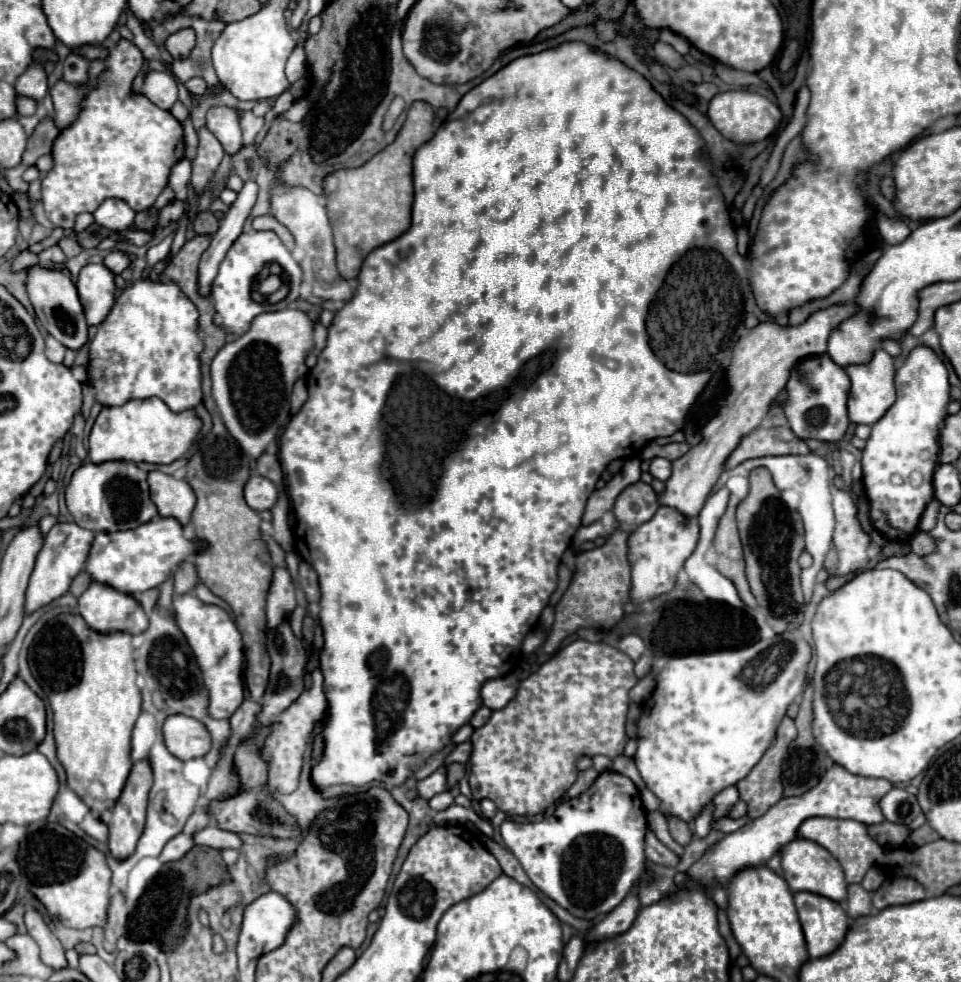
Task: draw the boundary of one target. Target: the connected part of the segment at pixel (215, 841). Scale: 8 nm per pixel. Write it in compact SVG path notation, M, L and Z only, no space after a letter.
M208 826L200 832L194 832L194 844L202 844L202 846L210 846L216 850L222 848L240 848L240 838L234 832L226 832L214 826Z

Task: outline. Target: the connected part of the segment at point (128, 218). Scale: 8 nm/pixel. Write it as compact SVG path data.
M110 198L98 206L98 210L94 212L94 222L108 230L120 232L134 224L134 216L136 216L136 212L124 200Z

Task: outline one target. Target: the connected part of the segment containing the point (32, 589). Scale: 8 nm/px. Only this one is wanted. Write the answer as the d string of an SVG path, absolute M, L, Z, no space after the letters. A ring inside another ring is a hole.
M58 522L58 524L52 526L52 530L46 534L44 546L38 554L34 572L30 576L30 584L28 584L28 590L26 590L26 604L24 604L26 614L36 612L38 608L50 604L52 600L56 600L56 598L60 598L68 592L70 582L84 568L92 538L94 538L94 532L80 528L76 522L66 522L66 524Z

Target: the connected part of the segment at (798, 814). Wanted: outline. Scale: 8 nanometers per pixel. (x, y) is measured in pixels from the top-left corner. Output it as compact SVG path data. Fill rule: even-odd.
M832 764L814 788L810 788L808 792L804 792L802 796L796 796L796 798L782 798L766 814L762 814L756 820L750 820L738 832L728 834L710 852L706 852L688 870L688 874L706 886L712 886L716 882L726 884L736 874L736 870L740 870L744 866L766 864L766 860L774 852L778 852L784 844L788 844L790 840L794 840L798 836L800 824L814 816L828 816L828 818L842 818L842 820L850 818L850 820L858 820L866 826L880 824L880 822L884 822L884 816L880 810L880 798L886 796L886 792L890 792L890 788L892 788L892 784L888 780L854 776L848 770L844 770L842 766Z

